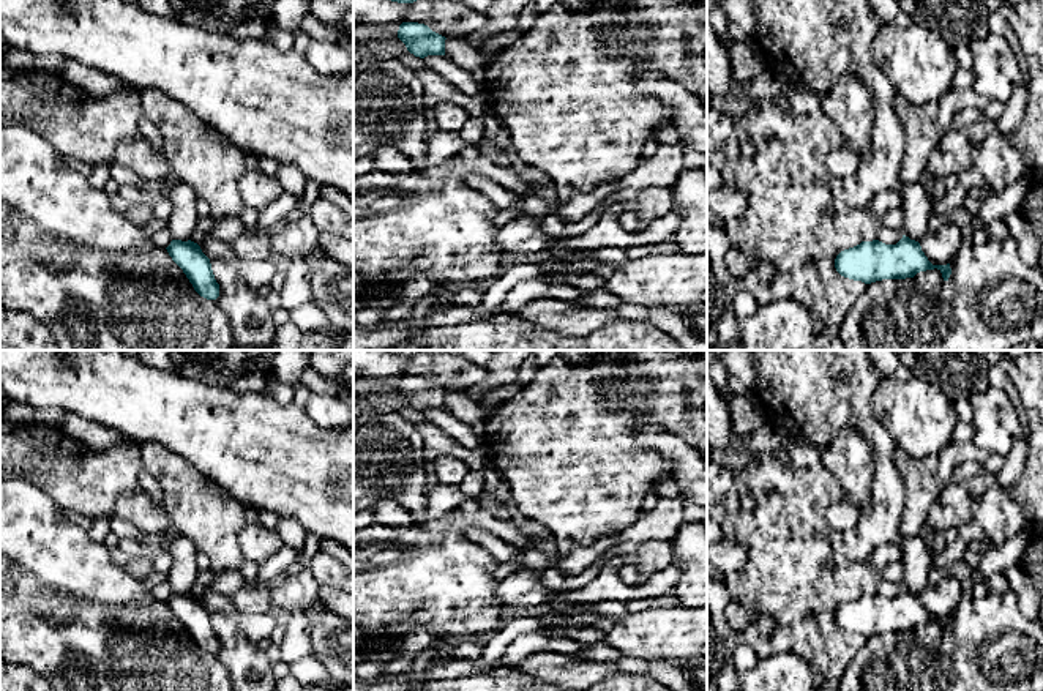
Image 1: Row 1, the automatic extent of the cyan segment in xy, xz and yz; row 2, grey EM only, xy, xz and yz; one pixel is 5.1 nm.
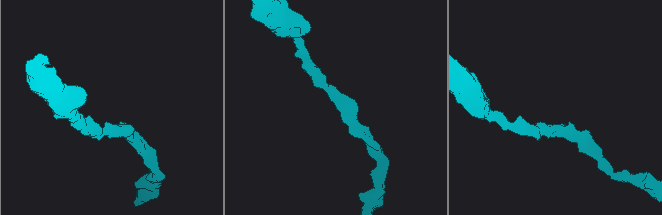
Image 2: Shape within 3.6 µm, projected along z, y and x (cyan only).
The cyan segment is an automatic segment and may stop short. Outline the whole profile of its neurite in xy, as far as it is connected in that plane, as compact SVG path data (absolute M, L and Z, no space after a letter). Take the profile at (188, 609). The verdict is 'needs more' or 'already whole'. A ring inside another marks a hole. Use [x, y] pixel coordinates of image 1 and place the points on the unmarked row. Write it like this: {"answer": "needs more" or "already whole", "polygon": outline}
{"answer": "already whole", "polygon": "M172 593L166 603L200 650L207 653L219 650L219 637L215 633L210 612L197 596Z"}

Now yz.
{"answer": "already whole", "polygon": "M906 588L896 598L873 593L844 603L836 609L835 622L841 629L865 637L914 631L920 625L934 622L942 626L944 634L948 634L951 628L950 617L933 618L920 596Z"}

